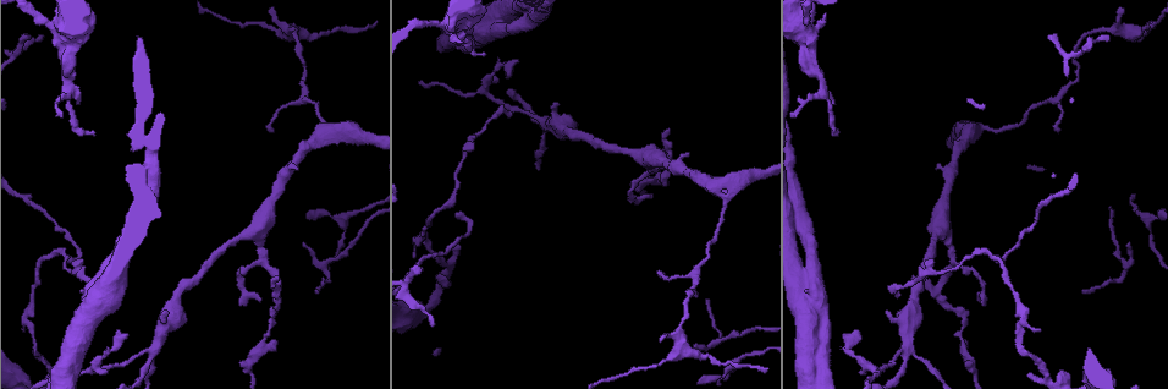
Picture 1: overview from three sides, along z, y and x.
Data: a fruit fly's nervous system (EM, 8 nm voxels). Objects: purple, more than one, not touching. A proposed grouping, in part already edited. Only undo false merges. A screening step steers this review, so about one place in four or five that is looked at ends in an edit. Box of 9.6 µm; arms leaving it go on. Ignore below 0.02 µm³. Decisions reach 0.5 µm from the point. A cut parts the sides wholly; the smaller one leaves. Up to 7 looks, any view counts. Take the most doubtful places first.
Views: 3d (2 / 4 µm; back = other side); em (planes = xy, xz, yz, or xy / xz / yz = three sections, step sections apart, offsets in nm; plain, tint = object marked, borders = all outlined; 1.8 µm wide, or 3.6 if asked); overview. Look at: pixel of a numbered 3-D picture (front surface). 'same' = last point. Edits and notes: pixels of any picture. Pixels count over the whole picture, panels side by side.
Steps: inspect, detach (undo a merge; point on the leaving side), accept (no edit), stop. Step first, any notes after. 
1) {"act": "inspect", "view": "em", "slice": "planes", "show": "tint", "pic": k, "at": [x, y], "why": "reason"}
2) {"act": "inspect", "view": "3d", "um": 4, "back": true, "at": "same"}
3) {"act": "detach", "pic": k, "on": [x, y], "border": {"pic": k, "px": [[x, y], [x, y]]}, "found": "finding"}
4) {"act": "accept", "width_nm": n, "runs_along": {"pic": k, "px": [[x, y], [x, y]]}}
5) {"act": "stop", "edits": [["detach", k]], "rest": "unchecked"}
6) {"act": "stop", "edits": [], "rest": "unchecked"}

{"act": "inspect", "view": "em", "um": 3.6, "slice": "planes", "show": "tint", "pic": 1, "at": [807, 269], "why": "calibre changes"}

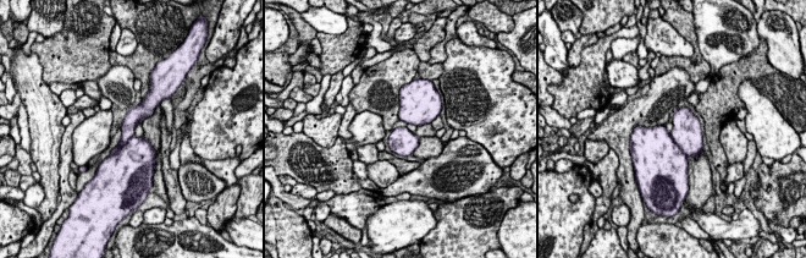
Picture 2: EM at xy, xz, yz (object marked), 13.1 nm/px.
{"act": "accept", "width_nm": 220, "found": "continuous, no second cell"}

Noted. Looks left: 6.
{"act": "inspect", "view": "3d", "um": 2, "pic": 1, "at": [344, 129], "why": "arms part here"}

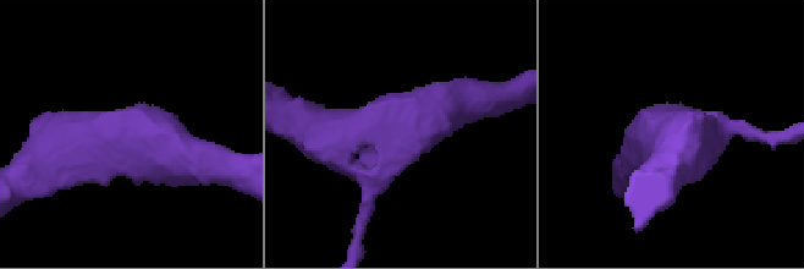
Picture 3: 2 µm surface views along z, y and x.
{"act": "inspect", "view": "em", "slice": "planes", "show": "plain", "pic": 3, "at": [125, 141], "arms": 3}

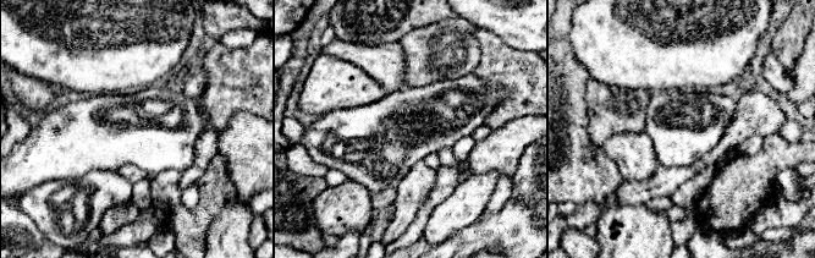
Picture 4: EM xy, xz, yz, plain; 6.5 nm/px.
{"act": "inspect", "view": "em", "slice": "planes", "show": "tint", "at": "same", "why": "where the object lies"}

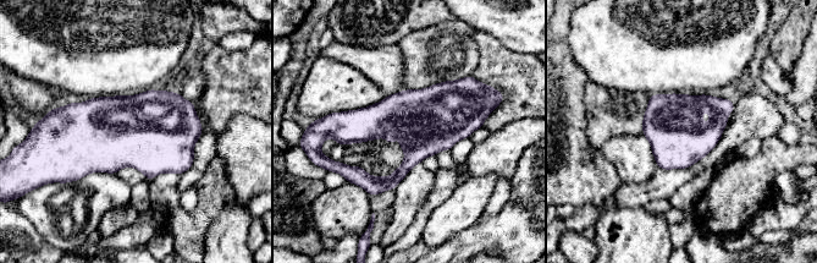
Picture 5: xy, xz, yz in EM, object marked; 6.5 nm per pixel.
{"act": "accept", "found": "continuous, no second cell"}

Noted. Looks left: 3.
{"act": "inspect", "view": "em", "slice": "planes", "show": "borders", "pic": 1, "at": [462, 39], "why": "sudden change in width"}

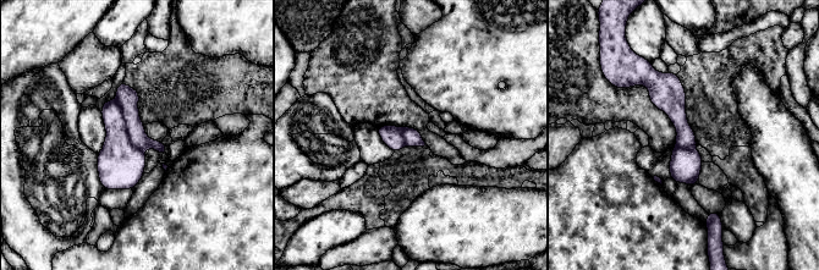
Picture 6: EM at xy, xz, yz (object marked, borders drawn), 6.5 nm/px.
{"act": "detach", "pic": 6, "on": [127, 97], "width_nm": 150, "border": {"pic": 6, "px": [[116, 99], [128, 139], [143, 150]]}, "found": "a second cell is stuck on"}

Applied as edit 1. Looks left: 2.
{"act": "stop", "edits": [["detach", 6]], "rest": "unchecked"}

